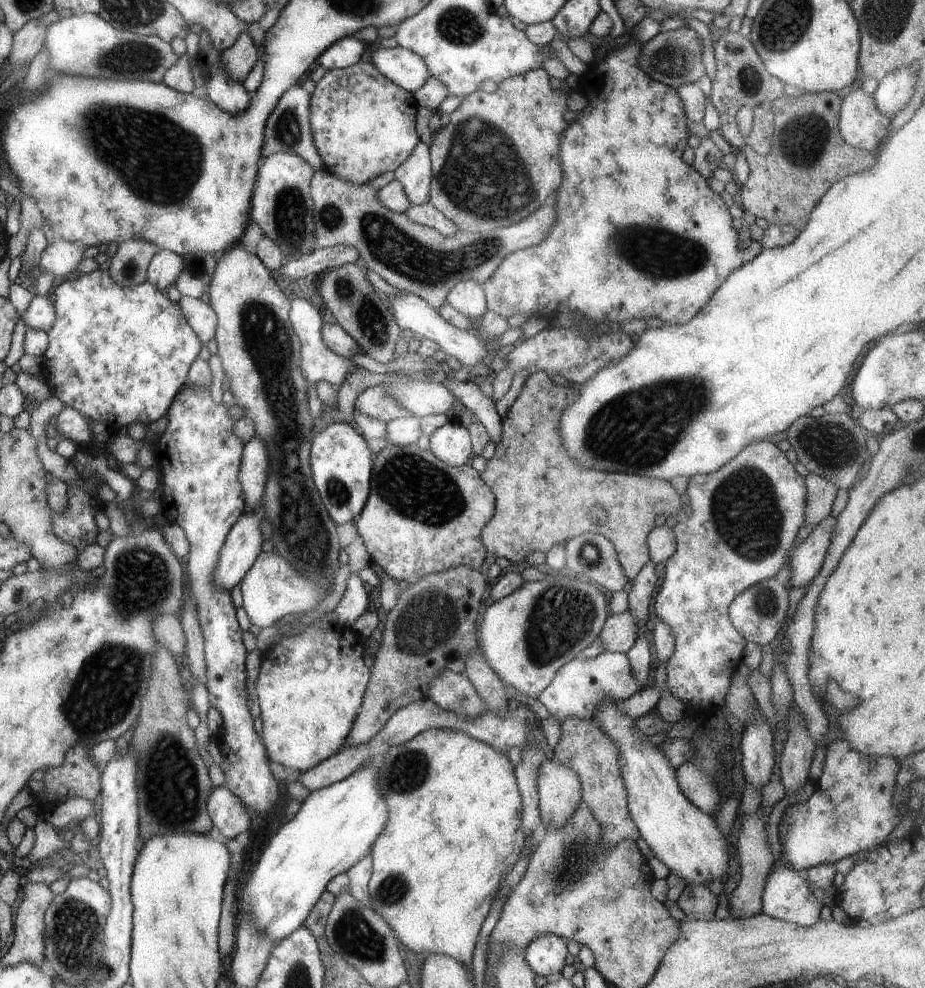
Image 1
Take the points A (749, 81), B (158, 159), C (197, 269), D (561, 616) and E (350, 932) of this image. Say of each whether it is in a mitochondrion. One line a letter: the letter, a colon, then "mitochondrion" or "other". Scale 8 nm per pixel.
A: mitochondrion
B: mitochondrion
C: mitochondrion
D: mitochondrion
E: mitochondrion

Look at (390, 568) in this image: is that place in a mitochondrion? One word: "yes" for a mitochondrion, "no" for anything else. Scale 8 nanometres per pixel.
no

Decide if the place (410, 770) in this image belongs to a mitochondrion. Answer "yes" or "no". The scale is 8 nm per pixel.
yes

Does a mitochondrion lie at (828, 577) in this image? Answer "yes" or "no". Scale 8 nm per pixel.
no

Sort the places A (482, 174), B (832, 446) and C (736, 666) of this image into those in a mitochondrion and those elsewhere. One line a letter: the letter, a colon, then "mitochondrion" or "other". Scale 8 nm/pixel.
A: mitochondrion
B: mitochondrion
C: other

